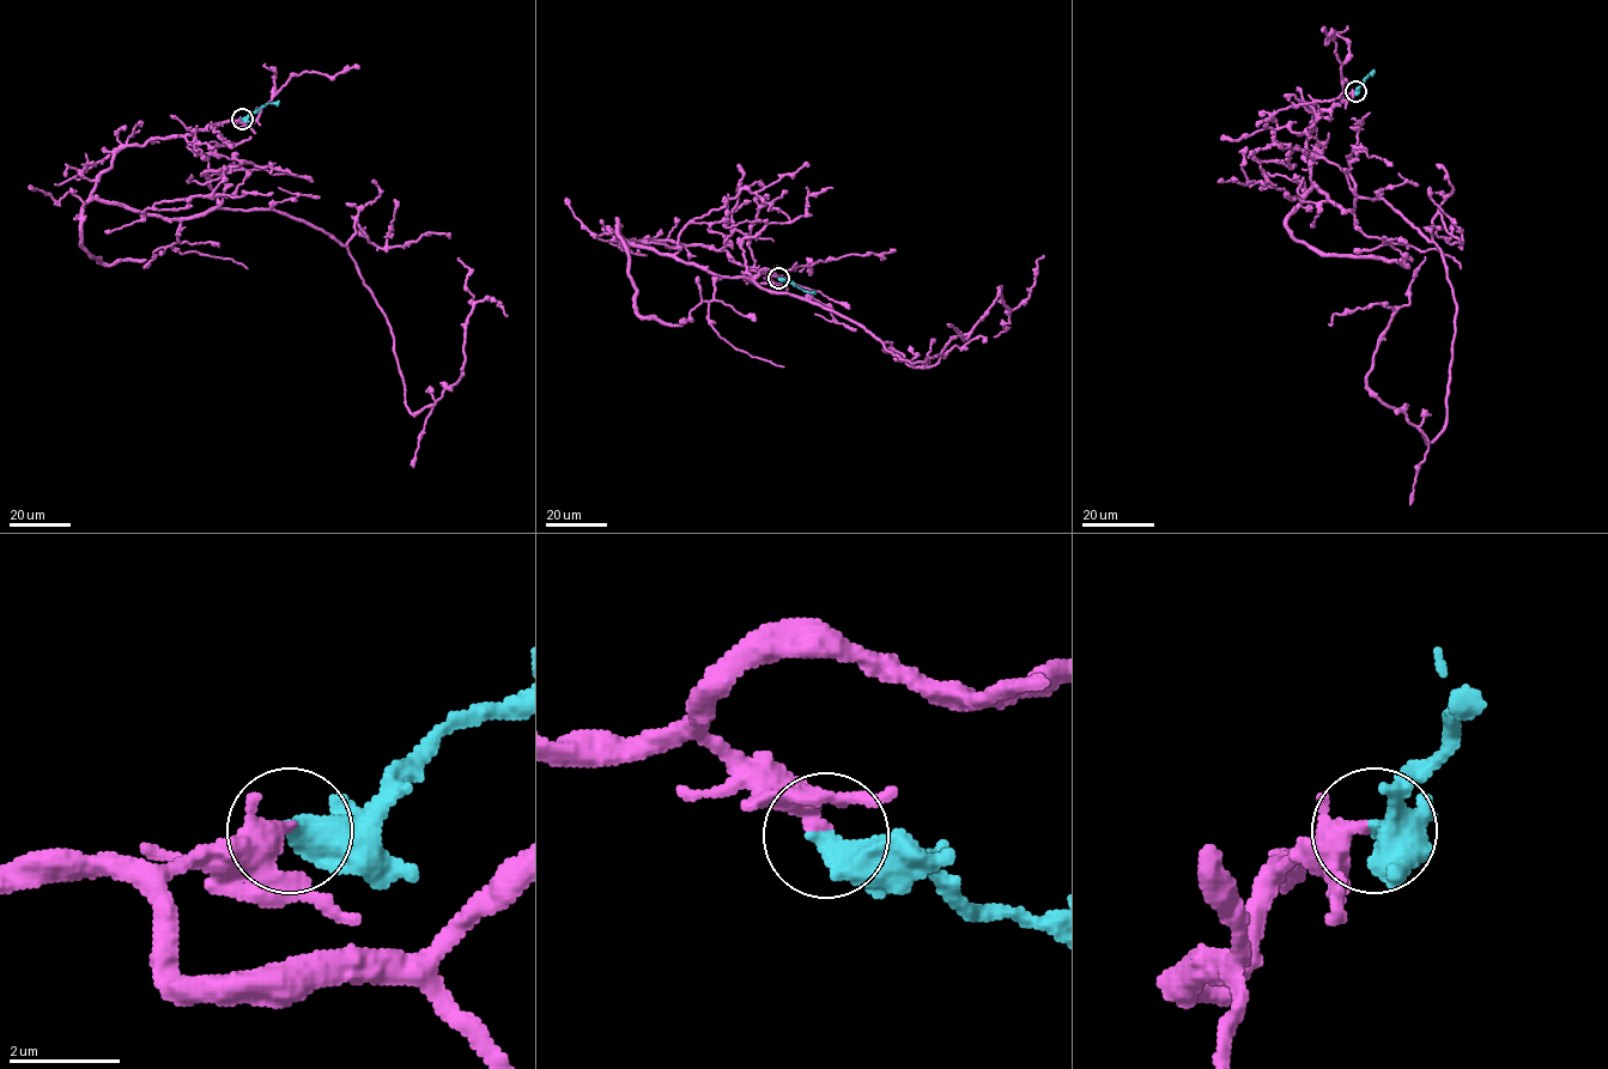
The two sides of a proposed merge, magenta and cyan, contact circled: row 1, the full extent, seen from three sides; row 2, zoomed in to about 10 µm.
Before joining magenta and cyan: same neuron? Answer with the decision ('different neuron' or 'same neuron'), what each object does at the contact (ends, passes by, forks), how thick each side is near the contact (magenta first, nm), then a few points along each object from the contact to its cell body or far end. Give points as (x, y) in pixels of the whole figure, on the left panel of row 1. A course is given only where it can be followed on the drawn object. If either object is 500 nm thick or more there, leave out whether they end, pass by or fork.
same neuron | 280/550 nm | magenta via (242, 119), (125, 145), (91, 195), (274, 210), (345, 246), (412, 413), (461, 375), (474, 304), (507, 315) | cyan via (242, 119), (279, 101)

